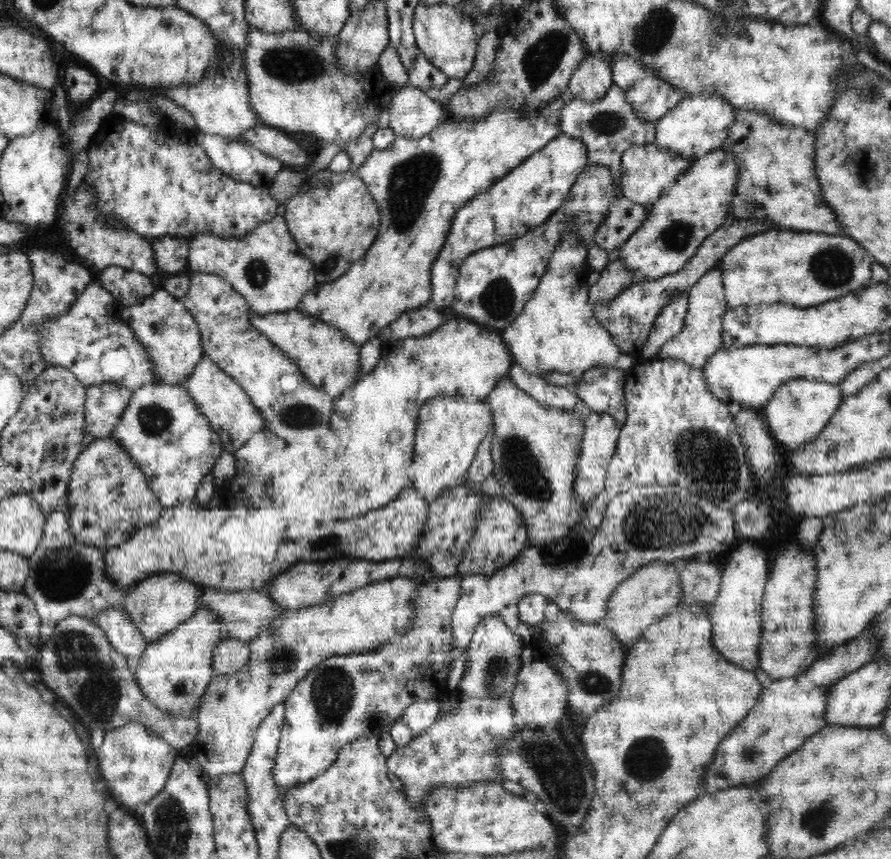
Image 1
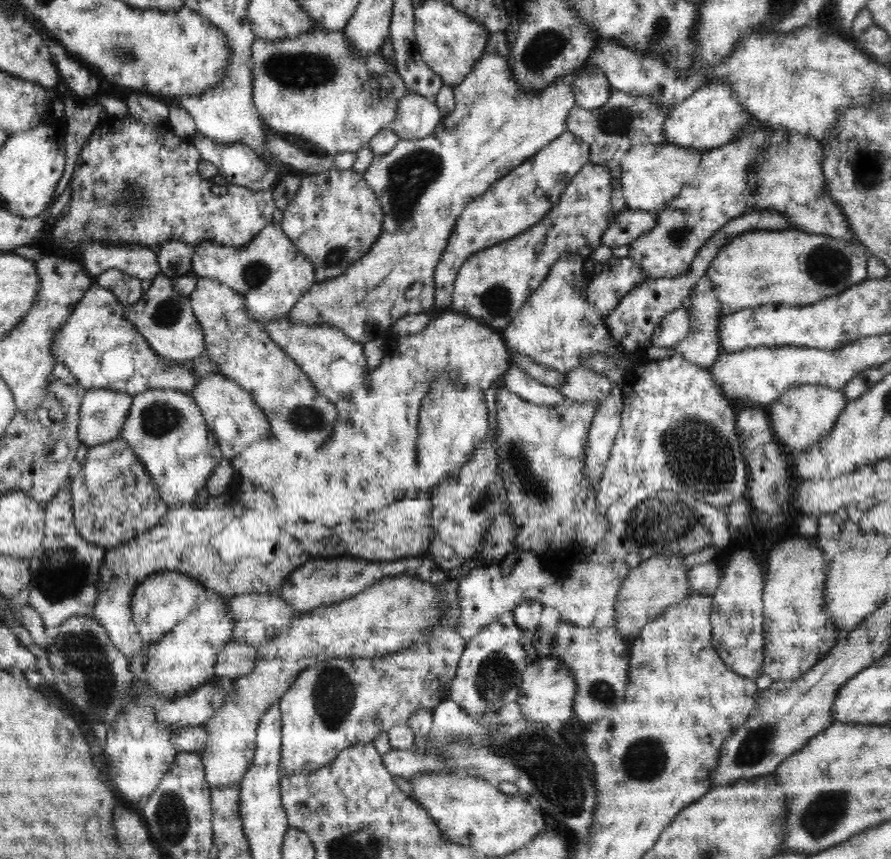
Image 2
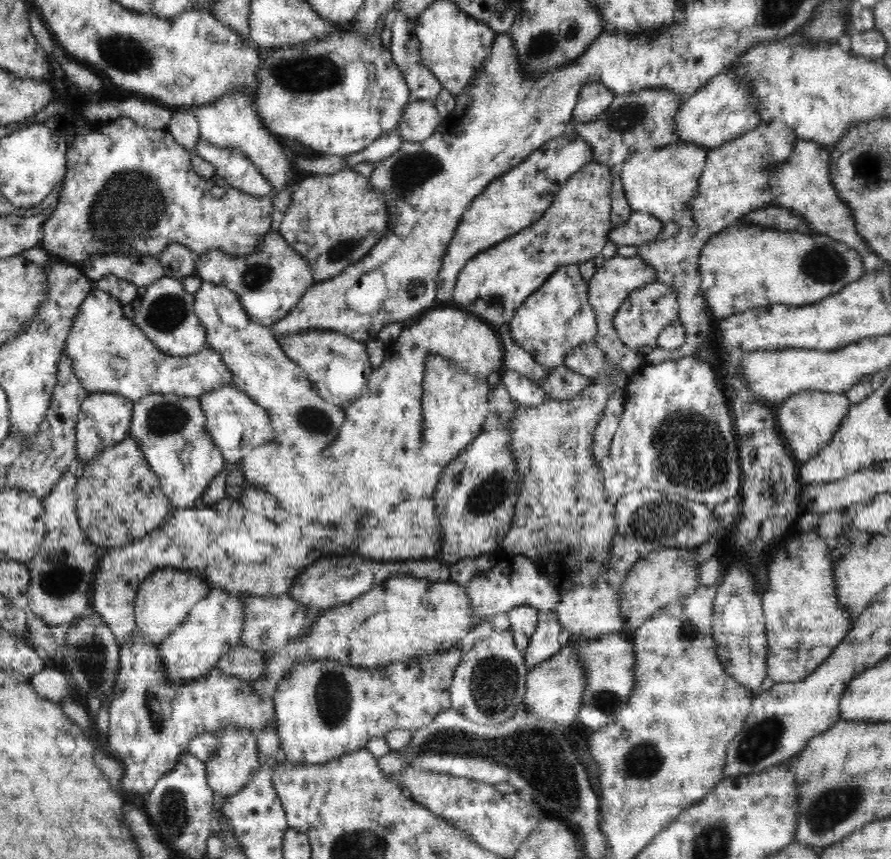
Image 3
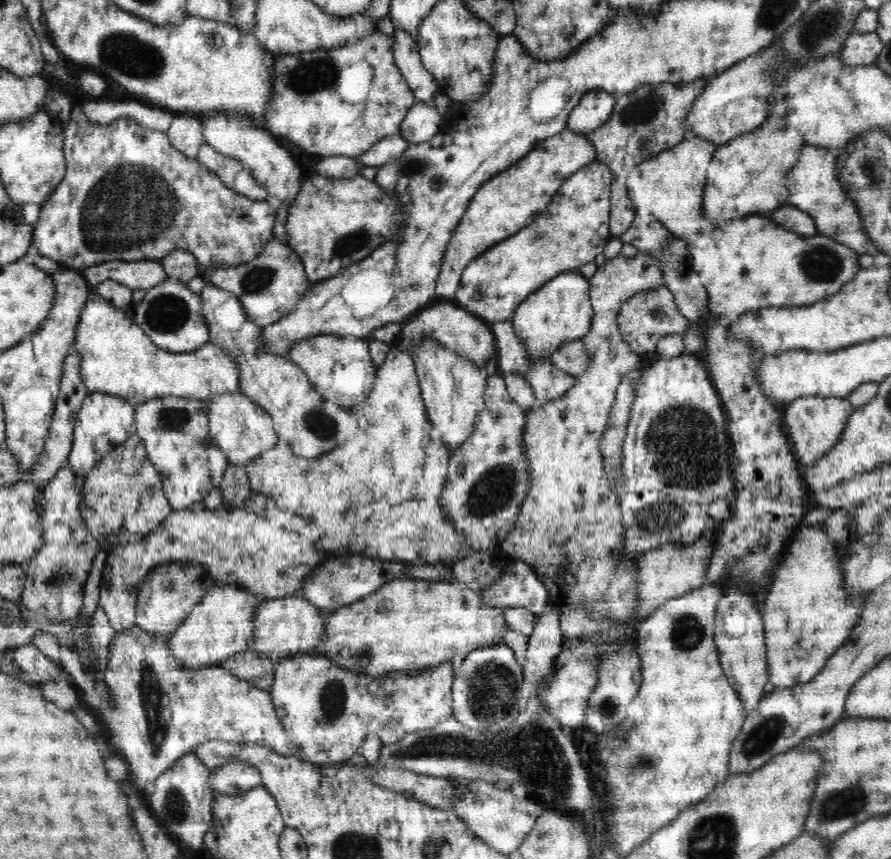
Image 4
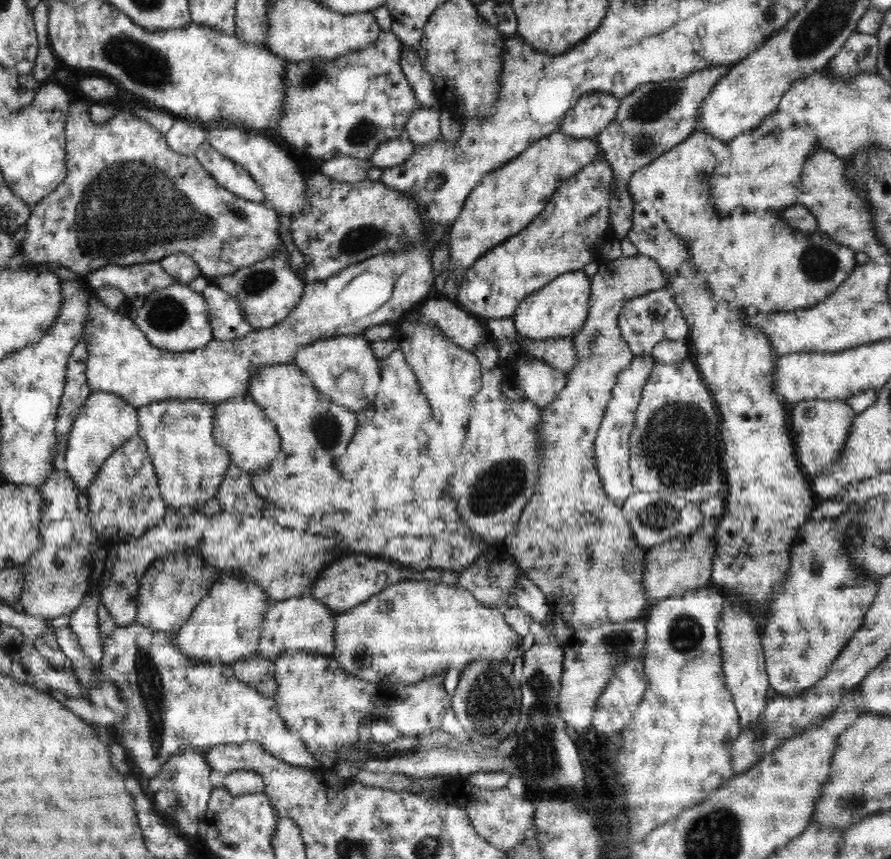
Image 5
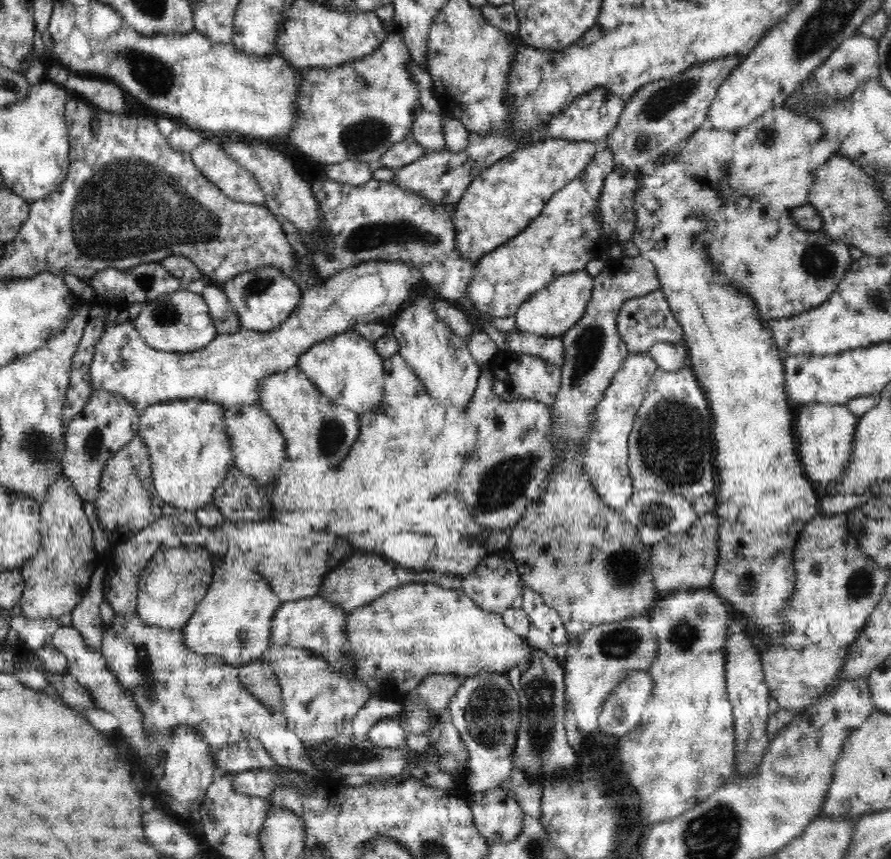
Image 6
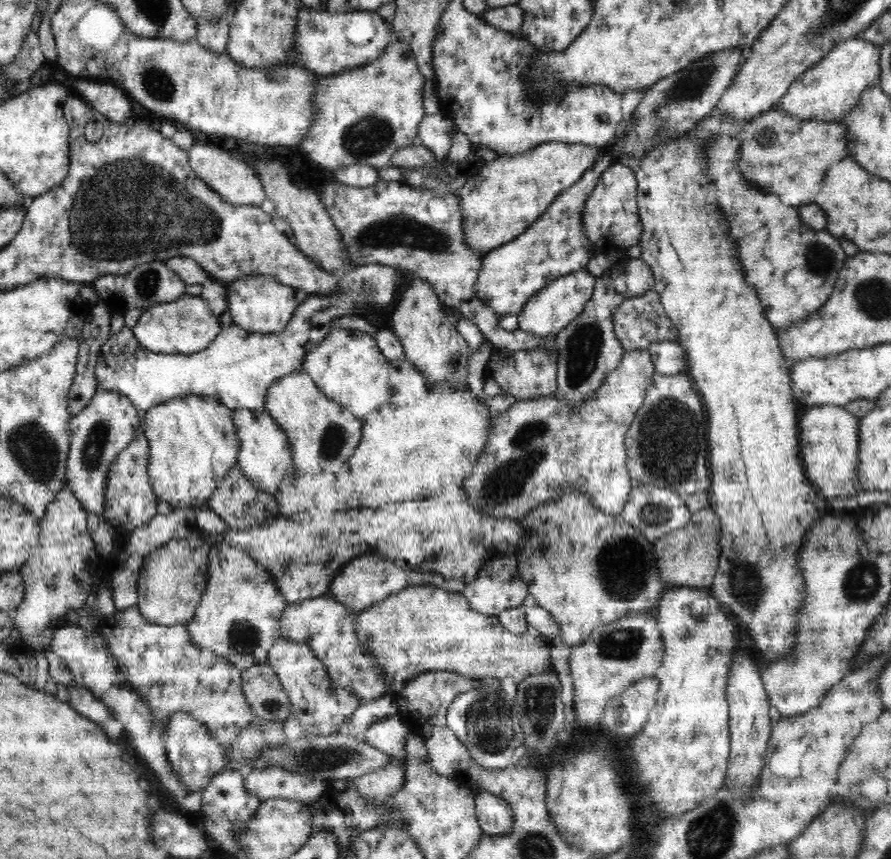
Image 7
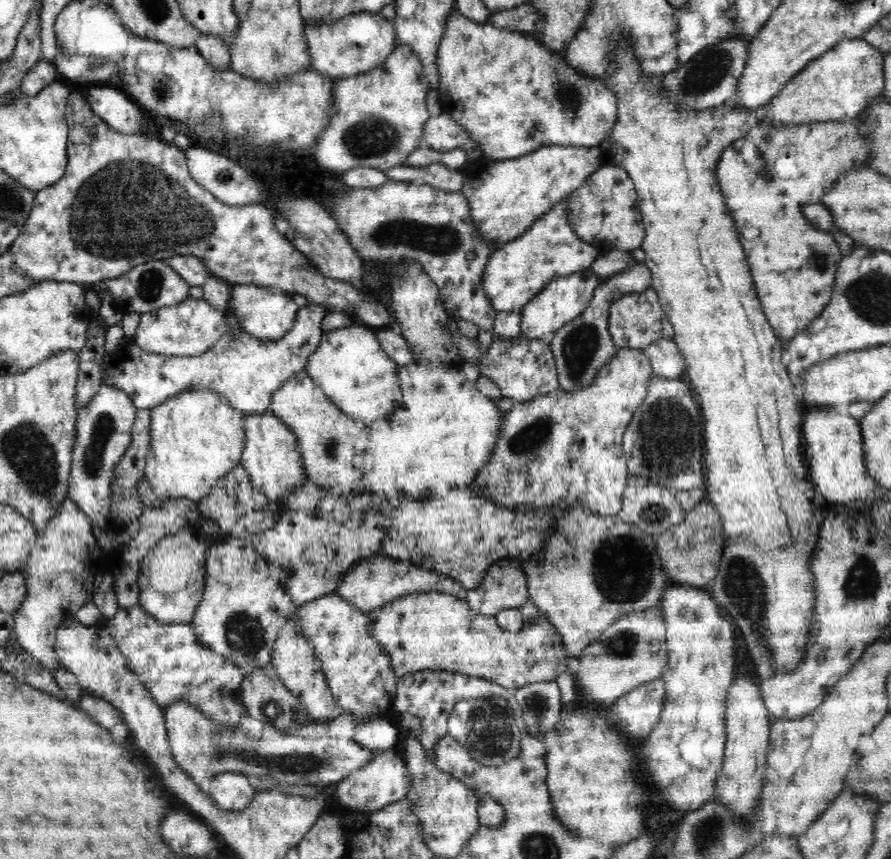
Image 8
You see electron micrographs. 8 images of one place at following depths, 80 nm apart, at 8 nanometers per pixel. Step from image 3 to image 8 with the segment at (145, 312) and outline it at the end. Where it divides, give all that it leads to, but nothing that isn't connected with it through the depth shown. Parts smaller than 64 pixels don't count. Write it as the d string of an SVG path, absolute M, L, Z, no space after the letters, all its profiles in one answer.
M188 297L178 306L160 308L141 316L134 342L144 352L164 356L200 356L220 342L227 330L226 314L210 305L205 299L194 300Z

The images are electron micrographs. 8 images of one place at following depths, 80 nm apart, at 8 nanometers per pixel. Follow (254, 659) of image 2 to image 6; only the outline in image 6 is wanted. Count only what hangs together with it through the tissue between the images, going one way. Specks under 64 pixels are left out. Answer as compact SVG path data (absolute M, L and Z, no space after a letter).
M265 660L239 668L239 679L270 713L283 714L282 687L272 666Z

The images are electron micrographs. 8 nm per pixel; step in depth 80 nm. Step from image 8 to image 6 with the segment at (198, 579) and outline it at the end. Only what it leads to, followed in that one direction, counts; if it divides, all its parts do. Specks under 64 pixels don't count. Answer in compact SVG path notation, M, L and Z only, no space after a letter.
M188 543L155 552L138 581L137 613L150 626L184 628L213 580L211 553L202 543Z

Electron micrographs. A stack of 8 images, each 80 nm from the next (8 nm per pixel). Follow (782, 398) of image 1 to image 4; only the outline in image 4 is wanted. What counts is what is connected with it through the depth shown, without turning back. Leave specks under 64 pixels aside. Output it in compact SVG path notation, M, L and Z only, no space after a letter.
M809 396L793 400L783 413L783 424L788 442L792 444L802 472L812 468L840 442L847 420L855 411L848 398Z

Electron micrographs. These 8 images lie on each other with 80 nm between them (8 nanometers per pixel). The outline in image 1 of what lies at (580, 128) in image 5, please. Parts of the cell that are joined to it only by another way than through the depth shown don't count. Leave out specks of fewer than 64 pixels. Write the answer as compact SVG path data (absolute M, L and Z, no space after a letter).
M588 55L569 80L567 94L588 104L602 102L613 85L610 63Z

